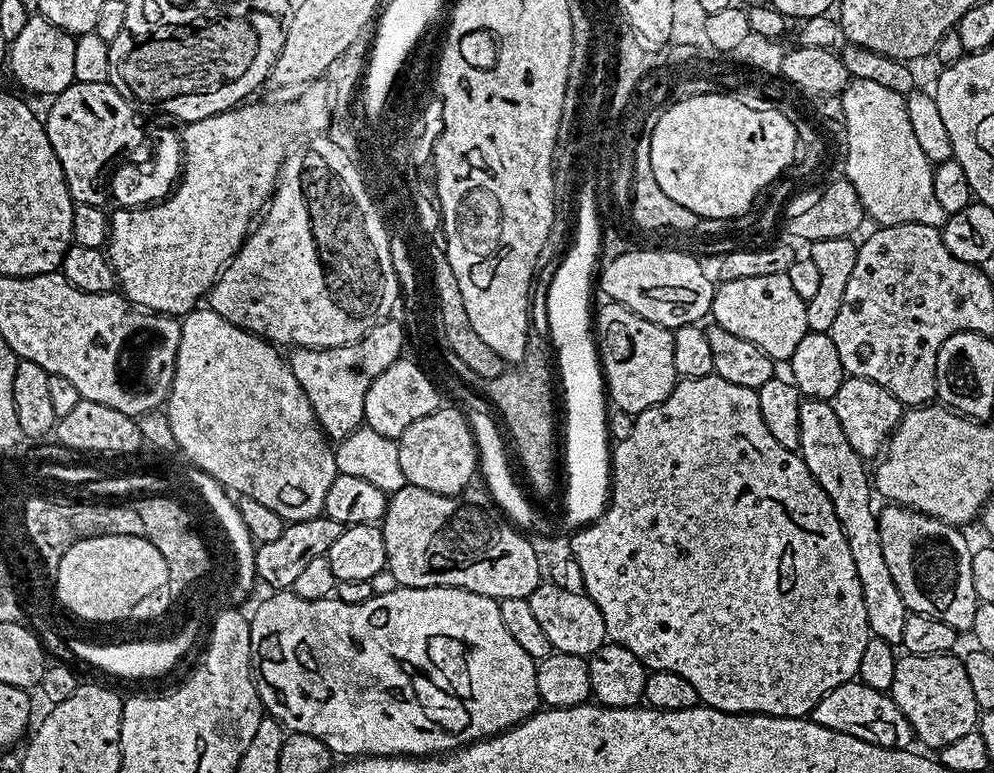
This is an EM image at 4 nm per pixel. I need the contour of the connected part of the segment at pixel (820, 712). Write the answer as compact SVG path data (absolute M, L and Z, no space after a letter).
M858 678L848 680L842 686L834 686L834 690L827 692L814 706L810 718L818 726L826 726L826 730L850 734L850 738L862 738L862 742L870 742L874 746L908 750L914 744L910 722L906 722L906 714L898 710L891 695L866 686Z

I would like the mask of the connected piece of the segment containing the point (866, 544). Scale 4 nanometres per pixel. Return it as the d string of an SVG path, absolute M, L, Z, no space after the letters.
M801 399L798 410L800 423L800 447L798 455L806 462L810 474L822 486L834 506L834 514L842 526L846 546L850 546L850 558L854 558L854 570L858 570L858 582L862 586L862 602L866 602L868 630L872 636L882 638L893 646L900 644L902 630L906 630L909 610L894 586L894 578L882 554L882 541L877 520L877 505L872 505L874 484L870 472L864 469L865 457L859 456L846 439L846 433L827 400Z

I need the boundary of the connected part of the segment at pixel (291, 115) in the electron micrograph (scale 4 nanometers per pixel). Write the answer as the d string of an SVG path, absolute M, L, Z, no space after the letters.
M313 82L300 94L289 104L245 102L229 112L219 112L210 118L183 125L183 165L175 187L163 200L147 207L117 207L108 221L106 255L112 263L112 273L116 275L116 283L124 299L146 312L183 318L207 297L216 277L248 239L254 221L272 199L280 167L290 145L305 134L323 133L327 129L324 127L334 120L328 89L323 83Z

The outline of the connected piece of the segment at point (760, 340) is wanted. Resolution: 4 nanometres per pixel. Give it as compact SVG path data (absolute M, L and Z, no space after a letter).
M765 274L763 278L738 278L723 281L712 293L711 319L719 327L754 342L758 350L777 362L791 361L798 342L807 334L806 301L798 298L786 274Z

